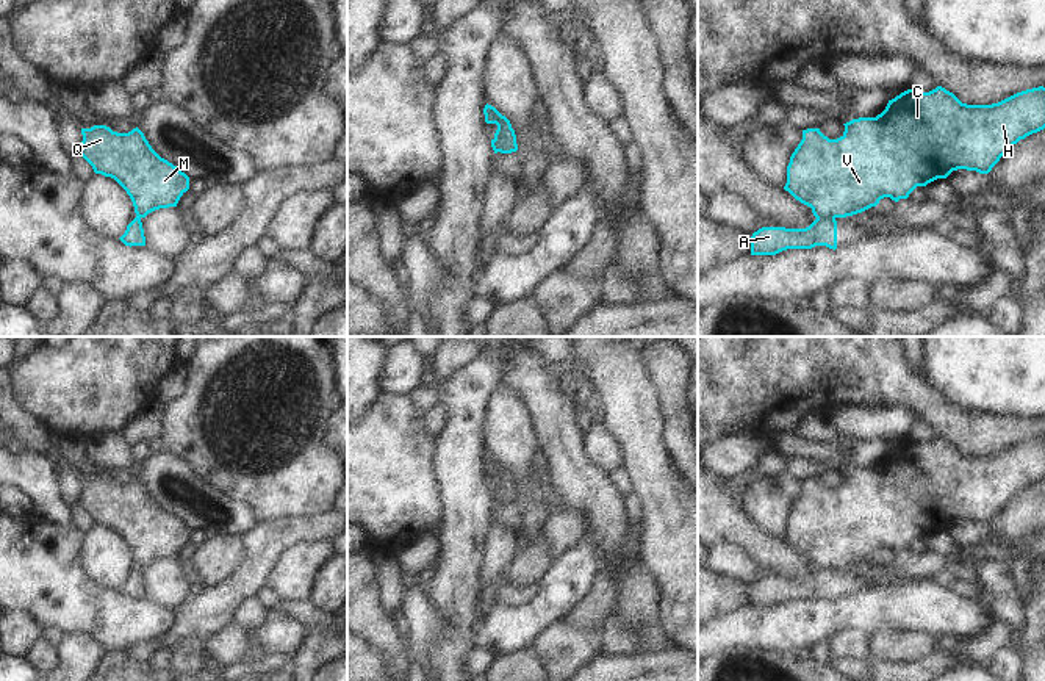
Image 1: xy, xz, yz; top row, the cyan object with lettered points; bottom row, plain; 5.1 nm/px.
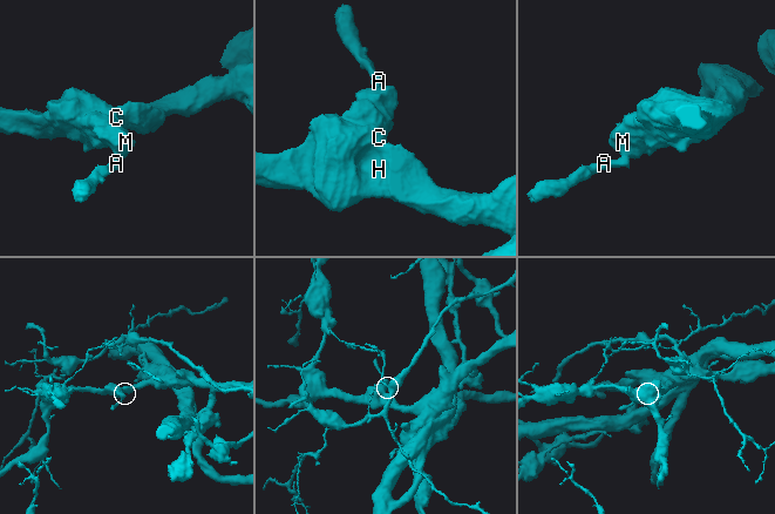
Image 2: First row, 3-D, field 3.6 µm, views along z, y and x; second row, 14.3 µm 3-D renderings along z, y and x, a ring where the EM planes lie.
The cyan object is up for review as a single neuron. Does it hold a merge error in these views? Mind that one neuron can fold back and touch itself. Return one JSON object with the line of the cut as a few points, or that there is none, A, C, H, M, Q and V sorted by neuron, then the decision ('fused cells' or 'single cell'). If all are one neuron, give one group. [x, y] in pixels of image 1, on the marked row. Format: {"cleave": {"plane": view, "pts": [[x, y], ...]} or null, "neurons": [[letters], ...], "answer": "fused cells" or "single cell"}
{"cleave": {"plane": "yz", "pts": [[817, 216], [834, 218]]}, "neurons": [["A"], ["C", "H", "M", "Q", "V"]], "answer": "fused cells"}

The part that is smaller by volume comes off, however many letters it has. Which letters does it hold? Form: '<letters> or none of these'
A.

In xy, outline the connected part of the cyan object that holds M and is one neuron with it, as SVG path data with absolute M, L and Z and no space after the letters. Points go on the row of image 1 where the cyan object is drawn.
M106 125L81 128L80 155L95 174L114 178L130 196L136 218L177 207L189 189L189 177L161 158L136 127L128 133Z

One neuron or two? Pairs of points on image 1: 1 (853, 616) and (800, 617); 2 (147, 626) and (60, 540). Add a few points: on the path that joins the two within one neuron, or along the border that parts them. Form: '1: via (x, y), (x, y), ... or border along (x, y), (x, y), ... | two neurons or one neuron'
1: via (840, 616), (812, 620) | one neuron
2: via (119, 620), (114, 620), (63, 569) | one neuron

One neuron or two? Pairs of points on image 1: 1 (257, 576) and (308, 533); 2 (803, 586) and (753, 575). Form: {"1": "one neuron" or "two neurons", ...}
{"1": "one neuron", "2": "two neurons"}

